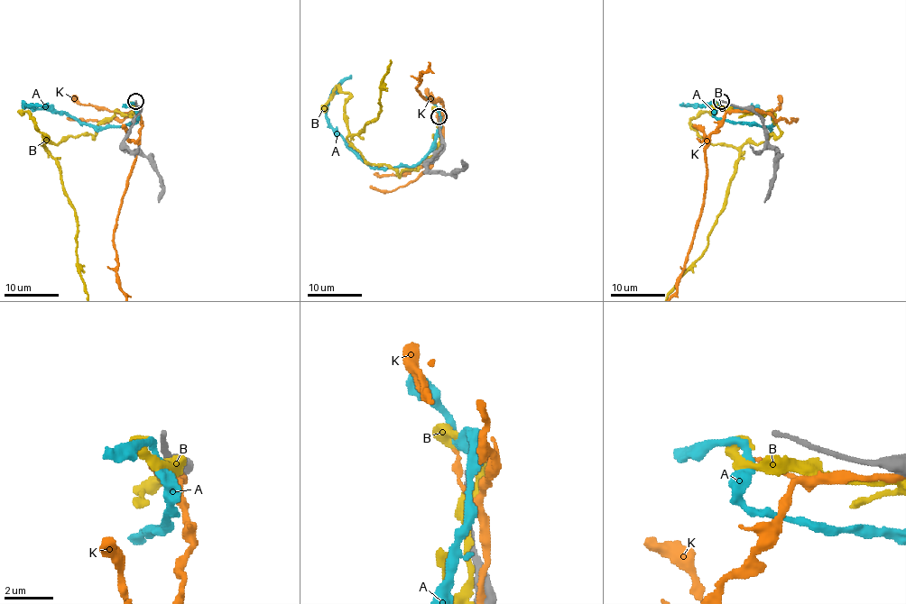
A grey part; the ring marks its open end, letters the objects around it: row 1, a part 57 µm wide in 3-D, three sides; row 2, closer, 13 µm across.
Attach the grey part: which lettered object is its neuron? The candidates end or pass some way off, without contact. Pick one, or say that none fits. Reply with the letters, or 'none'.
none

